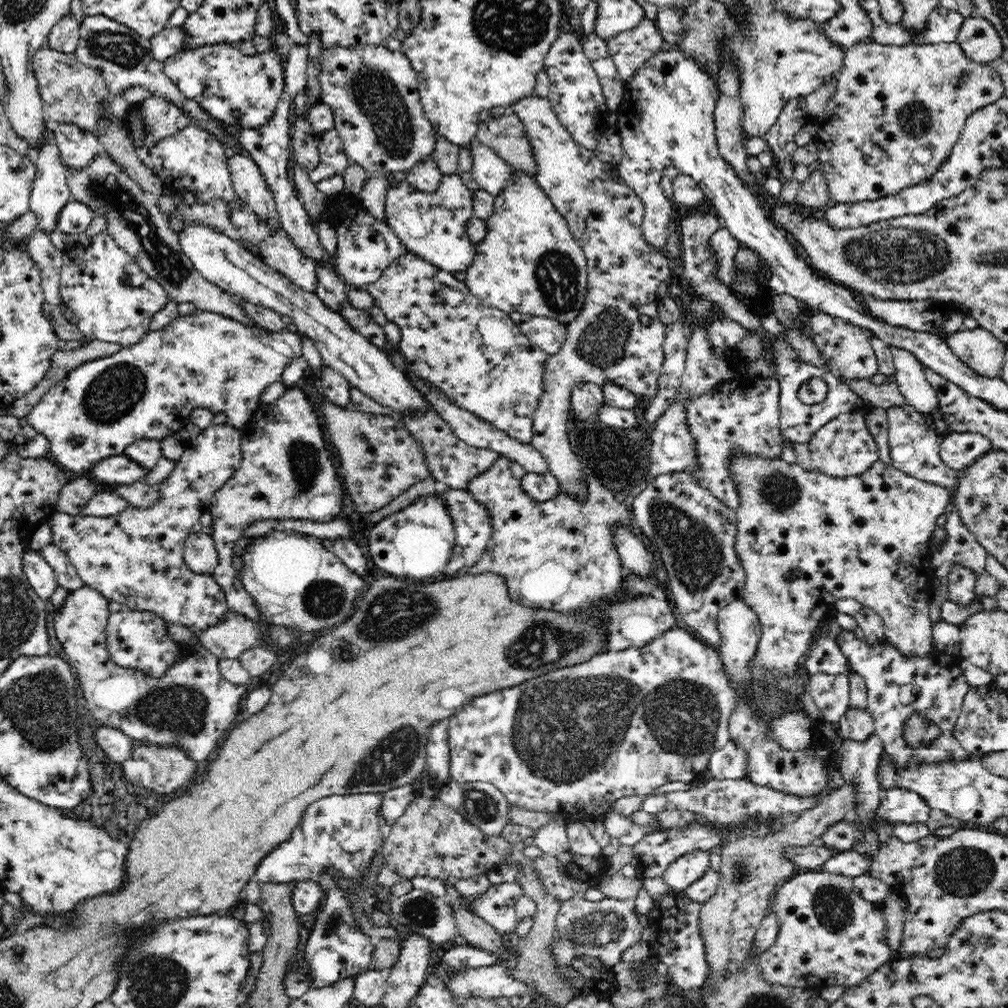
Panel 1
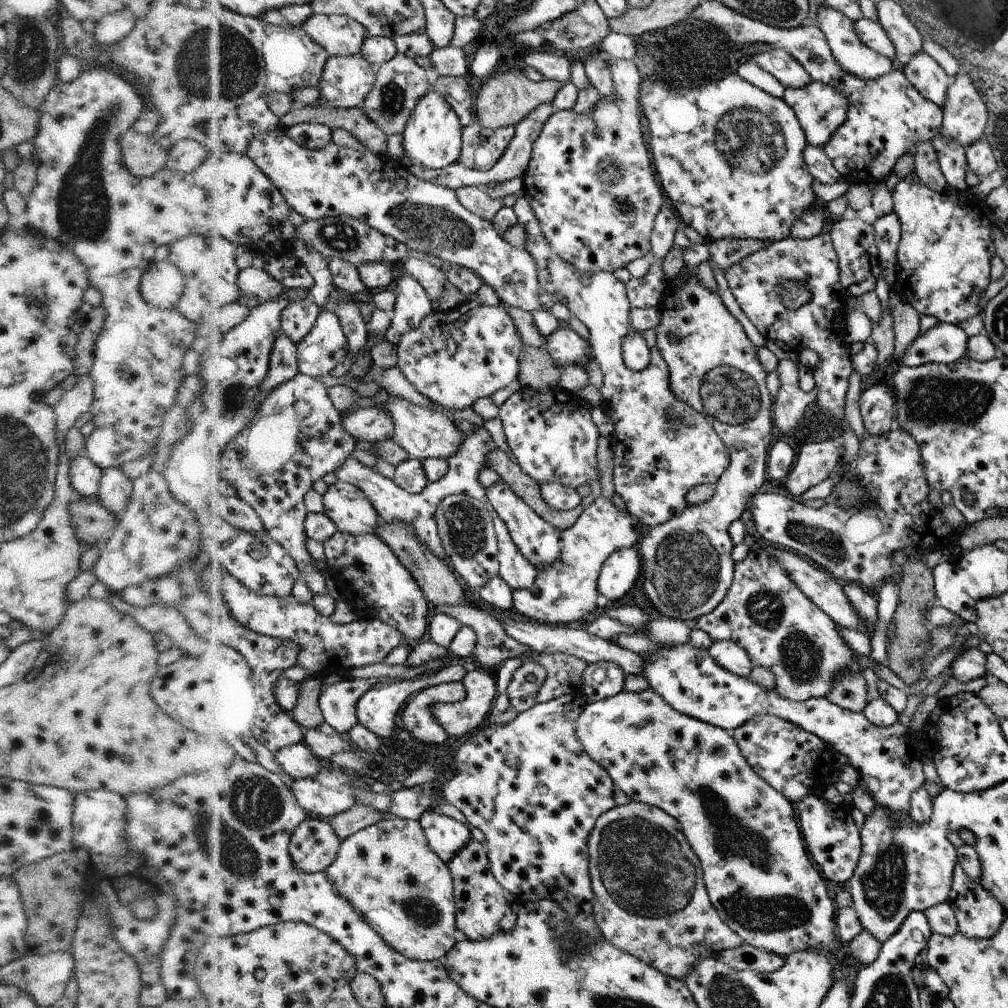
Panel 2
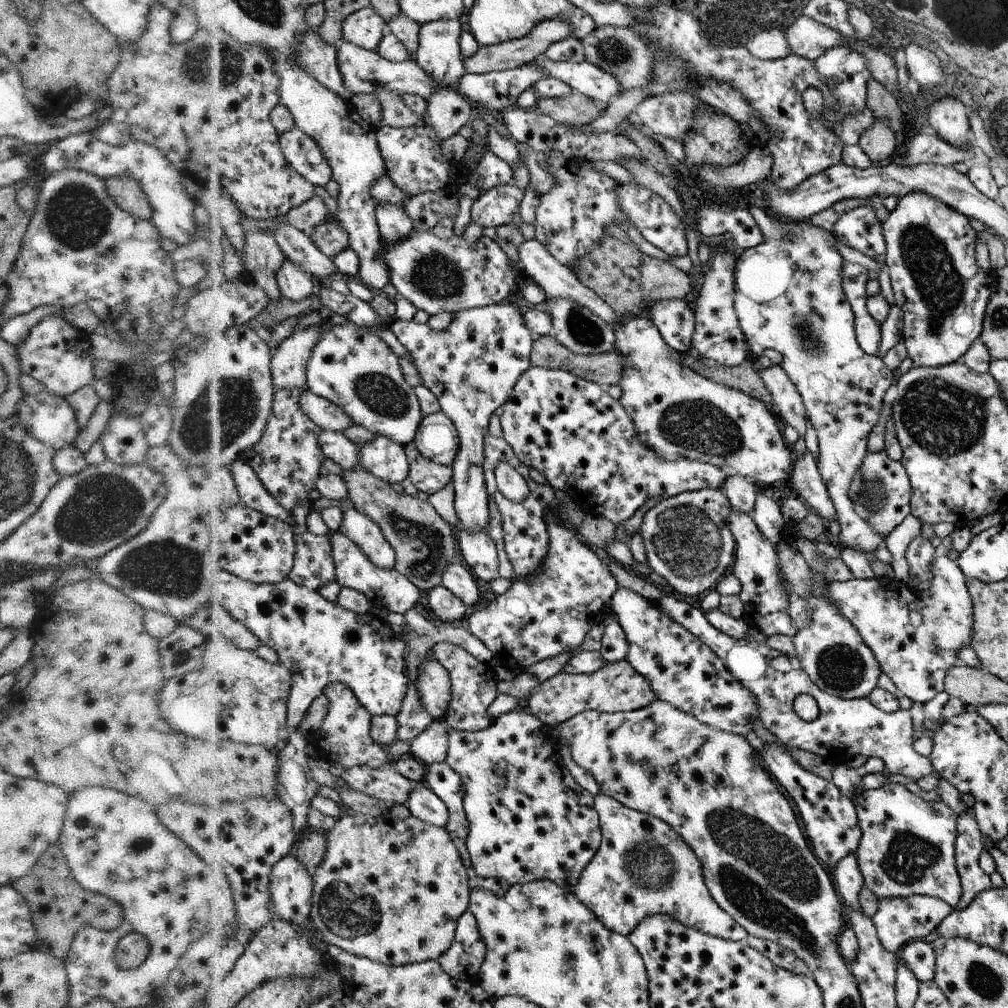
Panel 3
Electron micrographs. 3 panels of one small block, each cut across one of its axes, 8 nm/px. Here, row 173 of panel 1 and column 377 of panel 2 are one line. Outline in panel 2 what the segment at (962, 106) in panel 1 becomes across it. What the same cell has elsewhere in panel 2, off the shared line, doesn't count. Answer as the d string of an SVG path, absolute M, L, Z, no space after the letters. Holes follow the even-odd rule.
M389 815L388 817L382 819L382 822L374 824L374 826L369 826L356 834L348 840L343 841L341 846L341 853L338 855L338 860L329 868L328 874L330 874L330 880L338 886L338 892L348 898L354 908L358 910L361 914L364 914L364 918L370 922L370 926L374 926L374 930L378 931L378 934L382 934L382 938L408 956L416 961L430 961L433 960L444 960L450 954L450 950L458 944L458 940L461 939L458 934L458 921L457 921L457 910L458 905L456 902L456 887L454 875L452 870L450 870L450 865L442 860L442 857L433 849L430 844L428 835L426 834L425 827L421 820L416 819L404 819Z

